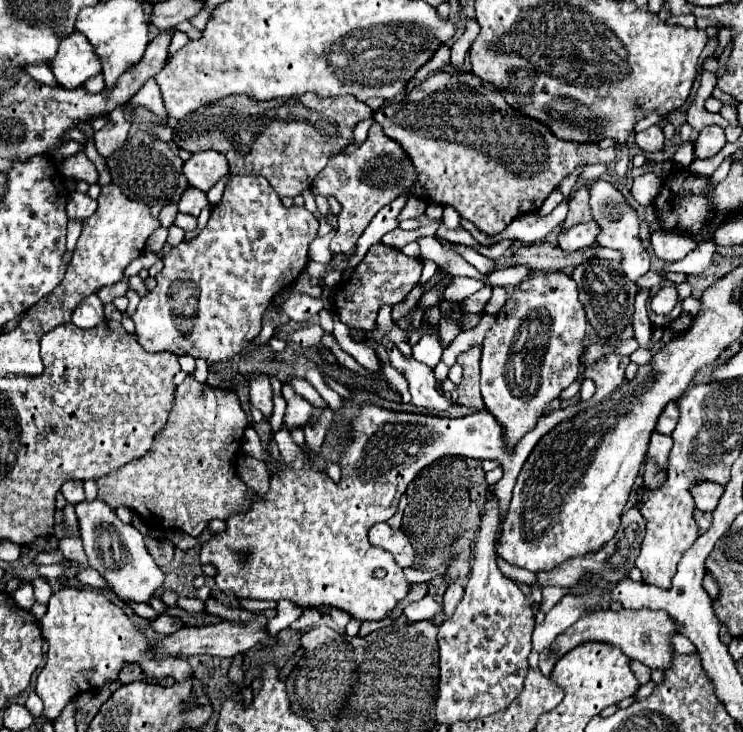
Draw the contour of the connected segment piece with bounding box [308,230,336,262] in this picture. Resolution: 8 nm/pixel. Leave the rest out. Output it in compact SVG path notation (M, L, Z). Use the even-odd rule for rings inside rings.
M332 230L330 234L320 236L318 240L314 240L314 242L310 244L310 250L308 250L310 260L314 260L314 262L328 262L328 260L332 258L332 254L330 254L330 250L328 250L328 244L330 244L330 240L332 240L334 236L336 236L336 230Z

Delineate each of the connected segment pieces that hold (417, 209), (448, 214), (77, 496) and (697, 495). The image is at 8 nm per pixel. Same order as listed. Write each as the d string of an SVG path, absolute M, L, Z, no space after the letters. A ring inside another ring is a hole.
M408 200L408 204L406 204L406 208L400 212L400 216L398 216L398 220L402 222L402 220L410 220L410 218L420 218L422 214L424 214L424 210L426 210L426 206L428 206L428 202L426 200Z
M444 206L444 214L442 214L442 224L446 226L446 228L450 228L450 230L456 230L456 228L462 228L462 224L460 224L460 214L454 210L454 208L450 208L450 206Z
M70 480L62 486L62 494L70 504L78 504L84 500L84 486L78 480Z
M706 480L690 486L690 494L696 500L696 508L702 512L712 512L716 508L722 492L724 492L724 488L720 484L706 482Z

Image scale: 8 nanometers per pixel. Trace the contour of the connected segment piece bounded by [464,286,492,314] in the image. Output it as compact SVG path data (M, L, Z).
M486 286L478 292L474 293L472 296L469 296L469 312L464 313L475 313L479 314L484 311L485 305L488 300L491 298L492 287Z

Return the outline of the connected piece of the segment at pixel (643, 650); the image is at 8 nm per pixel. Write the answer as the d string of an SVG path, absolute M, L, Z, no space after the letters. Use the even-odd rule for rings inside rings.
M642 608L642 610L620 610L620 612L612 612L612 610L590 612L590 614L582 616L576 624L572 624L566 632L558 634L558 640L554 640L554 644L550 644L550 648L546 648L546 652L542 652L540 670L544 676L550 676L554 664L562 656L566 656L570 650L574 650L574 646L580 646L586 642L604 642L604 644L616 646L628 658L640 660L648 668L666 670L670 666L670 658L674 654L674 650L668 644L668 636L674 632L676 632L674 620L670 620L670 616L662 610Z

